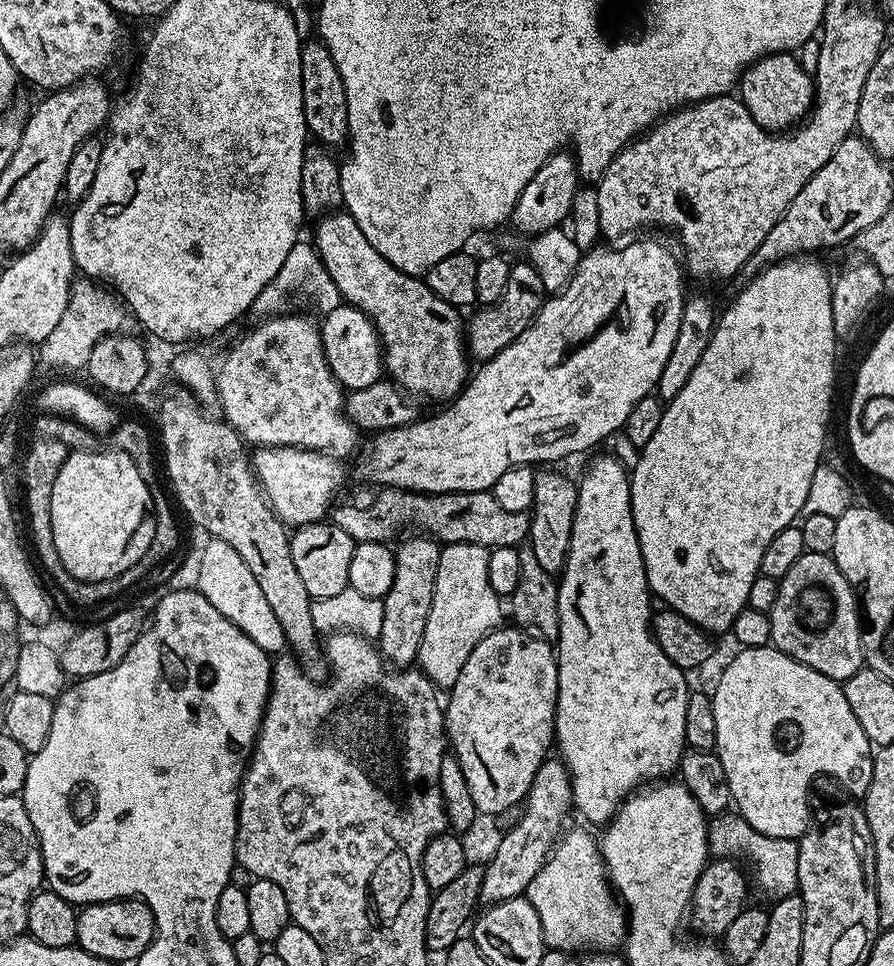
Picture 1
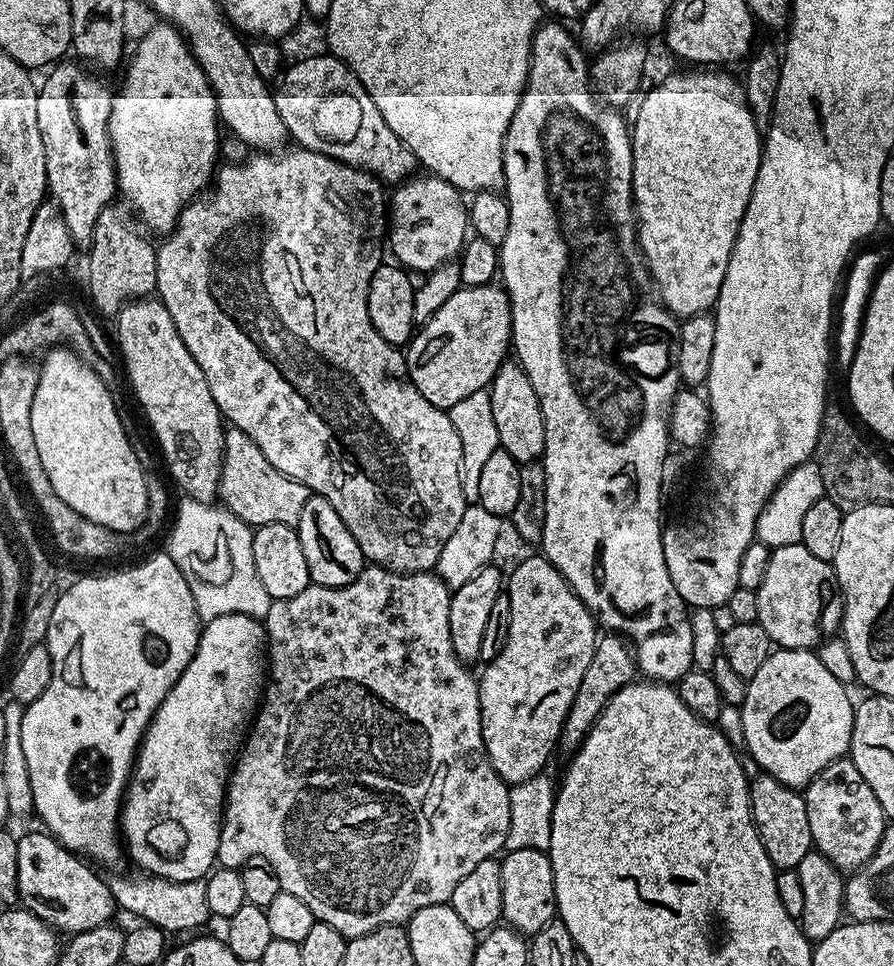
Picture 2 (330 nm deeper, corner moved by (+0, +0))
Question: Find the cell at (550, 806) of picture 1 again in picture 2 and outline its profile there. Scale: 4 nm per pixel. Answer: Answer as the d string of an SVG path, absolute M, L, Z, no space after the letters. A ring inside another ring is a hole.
M604 634L596 641L594 658L590 658L590 666L586 666L586 674L582 674L582 683L578 686L578 694L574 694L574 702L564 719L560 731L559 751L571 754L578 751L580 744L588 737L588 731L602 714L602 710L610 702L610 698L619 688L633 683L637 679L638 669L633 649L629 641L619 634Z

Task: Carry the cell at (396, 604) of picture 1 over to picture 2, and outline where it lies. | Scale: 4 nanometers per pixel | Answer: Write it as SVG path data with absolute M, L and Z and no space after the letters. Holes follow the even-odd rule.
M299 146L257 151L245 164L221 163L210 190L181 210L175 228L163 237L164 245L157 247L155 295L170 310L170 318L174 318L186 350L202 366L221 417L231 427L242 430L266 454L274 470L282 470L282 474L302 482L309 493L326 498L338 510L338 518L346 522L346 530L354 534L354 542L358 542L365 561L392 572L432 572L442 548L469 506L462 492L462 441L449 413L428 402L409 380L405 353L397 345L386 342L374 330L374 322L370 322L370 278L374 278L374 270L380 268L386 256L386 192L384 196L383 190L381 181L368 172Z

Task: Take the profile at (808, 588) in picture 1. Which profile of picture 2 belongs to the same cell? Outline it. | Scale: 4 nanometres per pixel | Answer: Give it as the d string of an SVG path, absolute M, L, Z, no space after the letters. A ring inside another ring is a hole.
M802 543L772 549L762 586L756 588L756 597L758 622L777 649L816 650L824 641L833 639L841 631L844 622L844 597L840 595L840 587L836 585L836 569L829 561L810 554L810 550L806 550Z

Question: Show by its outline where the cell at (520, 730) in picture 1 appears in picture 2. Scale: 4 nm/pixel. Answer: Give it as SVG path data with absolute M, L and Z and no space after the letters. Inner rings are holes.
M542 554L526 557L512 573L507 573L506 595L510 602L506 646L502 646L498 658L483 665L484 673L479 673L478 683L486 754L504 783L511 786L541 775L552 751L557 751L564 719L574 702L574 694L578 694L582 674L586 674L586 666L590 666L590 658L594 658L598 625L592 611L576 597L566 578L562 578L560 571Z

